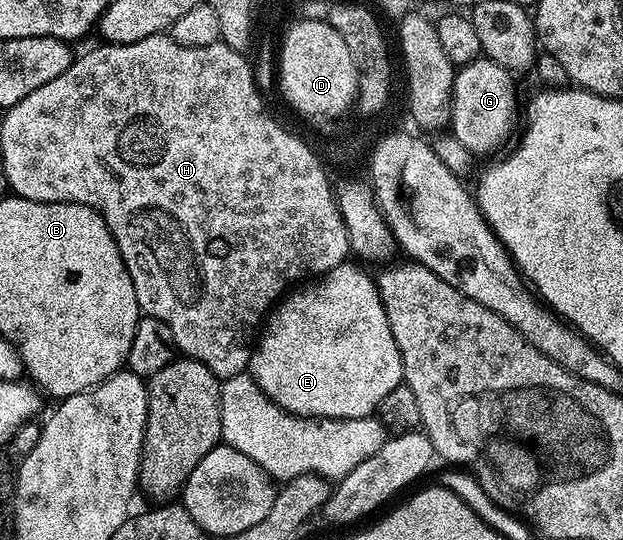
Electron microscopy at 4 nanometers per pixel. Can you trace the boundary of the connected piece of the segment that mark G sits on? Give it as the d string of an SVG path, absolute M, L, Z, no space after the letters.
M486 56L455 71L449 130L474 156L487 154L490 150L502 151L508 145L507 137L516 133L515 82L511 78L514 78L512 71Z

